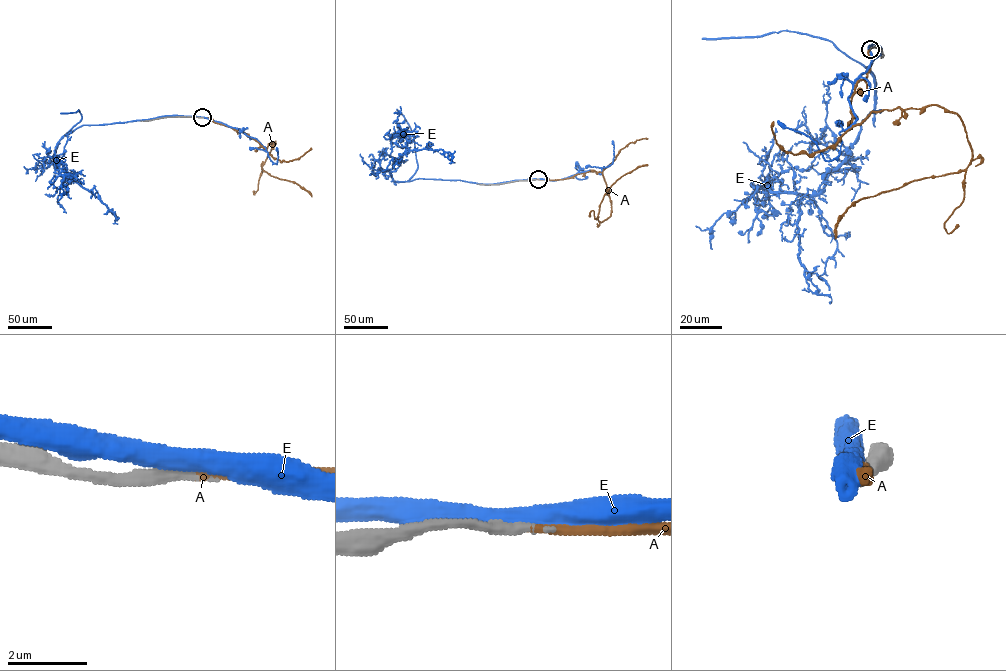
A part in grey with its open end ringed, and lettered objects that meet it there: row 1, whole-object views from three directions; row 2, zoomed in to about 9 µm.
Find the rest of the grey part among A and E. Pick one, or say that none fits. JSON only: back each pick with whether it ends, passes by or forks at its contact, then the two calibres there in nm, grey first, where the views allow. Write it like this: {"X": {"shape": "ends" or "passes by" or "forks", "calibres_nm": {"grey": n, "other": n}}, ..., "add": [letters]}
{"A": {"shape": "ends", "calibres_nm": {"grey": 280, "other": 280}}, "add": ["A"]}

